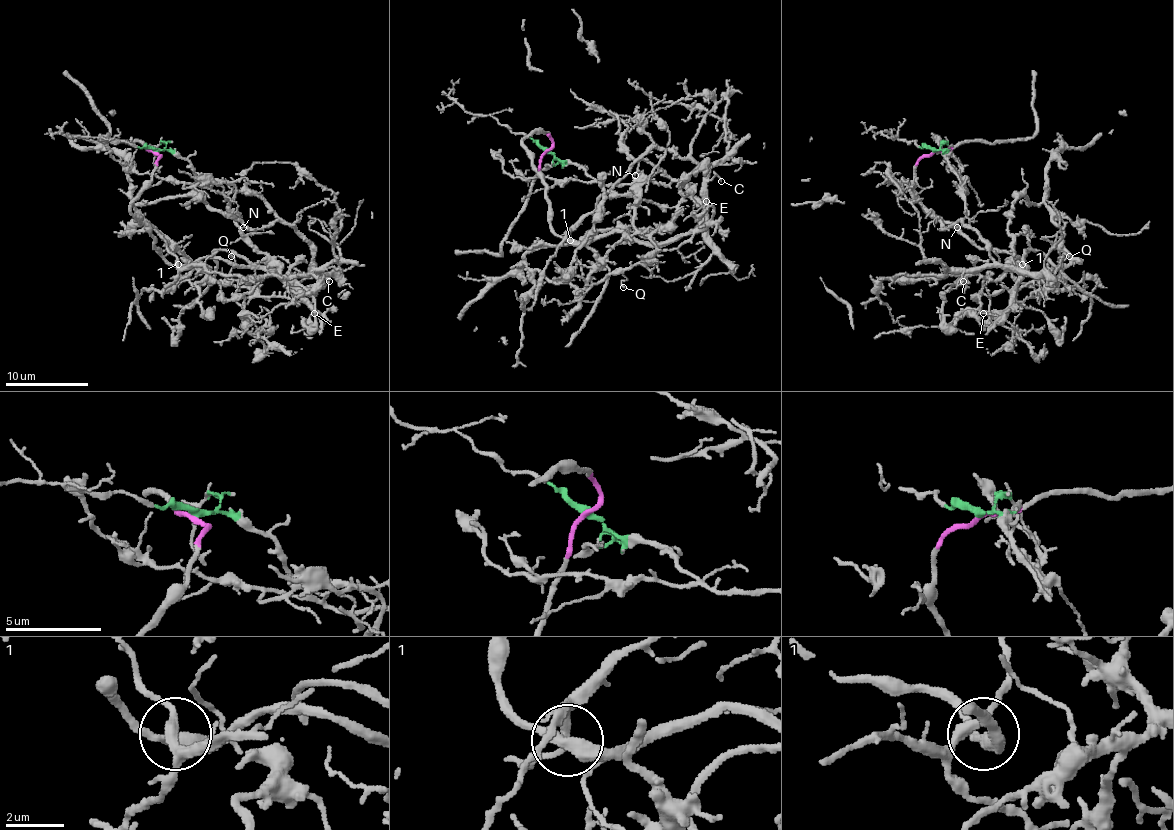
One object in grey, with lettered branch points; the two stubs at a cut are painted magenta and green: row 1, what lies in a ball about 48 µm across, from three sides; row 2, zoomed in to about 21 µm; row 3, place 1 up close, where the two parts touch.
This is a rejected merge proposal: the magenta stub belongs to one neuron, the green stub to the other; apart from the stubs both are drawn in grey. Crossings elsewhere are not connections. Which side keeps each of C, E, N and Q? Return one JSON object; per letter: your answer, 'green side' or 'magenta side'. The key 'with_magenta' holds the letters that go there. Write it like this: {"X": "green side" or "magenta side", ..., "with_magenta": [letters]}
{"C": "green side", "E": "magenta side", "N": "green side", "Q": "magenta side", "with_magenta": ["E", "Q"]}

